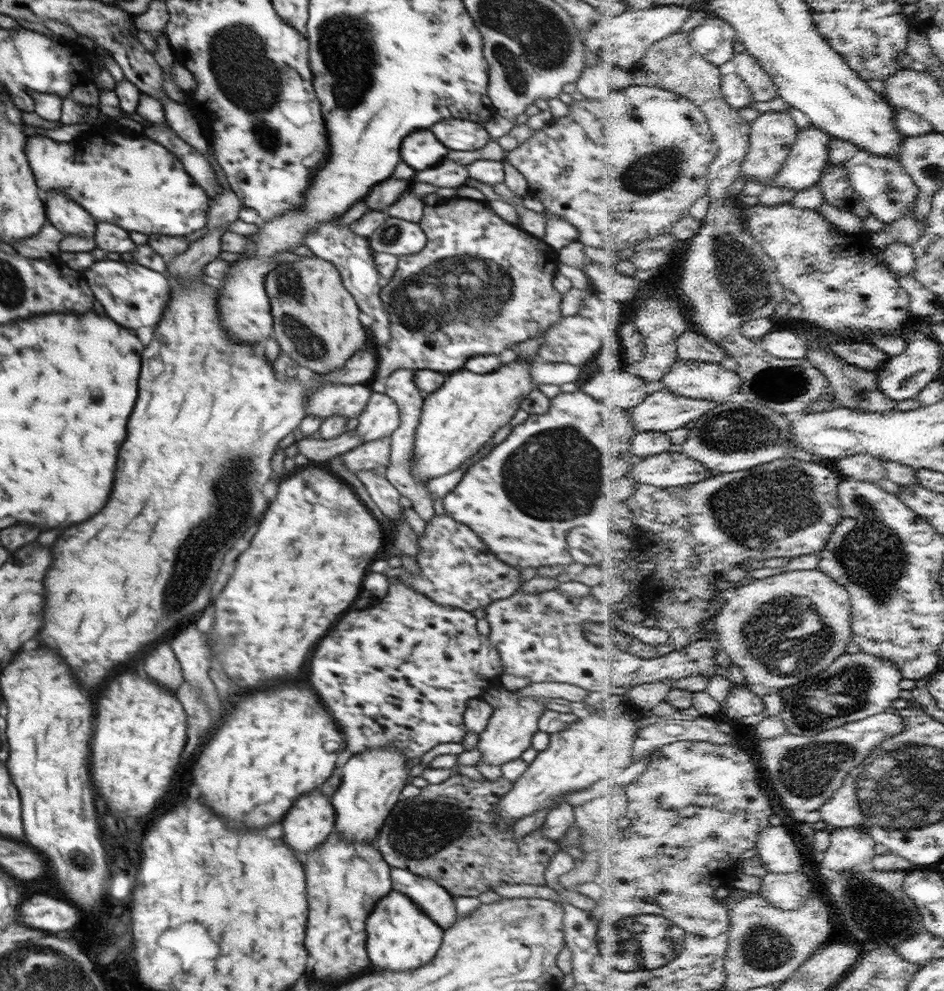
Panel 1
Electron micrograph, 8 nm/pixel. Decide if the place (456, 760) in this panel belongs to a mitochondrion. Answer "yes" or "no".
no

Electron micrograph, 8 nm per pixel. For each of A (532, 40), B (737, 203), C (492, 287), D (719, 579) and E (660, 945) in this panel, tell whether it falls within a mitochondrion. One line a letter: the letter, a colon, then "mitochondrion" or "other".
A: mitochondrion
B: other
C: mitochondrion
D: other
E: mitochondrion

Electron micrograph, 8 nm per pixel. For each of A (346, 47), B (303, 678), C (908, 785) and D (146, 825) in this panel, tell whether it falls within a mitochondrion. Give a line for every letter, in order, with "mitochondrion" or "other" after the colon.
A: mitochondrion
B: other
C: mitochondrion
D: other

